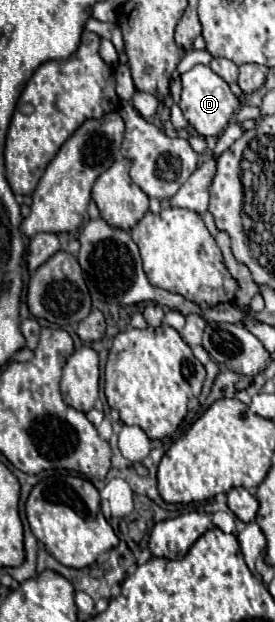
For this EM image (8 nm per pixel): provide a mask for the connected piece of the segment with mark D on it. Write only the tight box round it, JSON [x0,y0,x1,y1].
[180,64,240,138]

